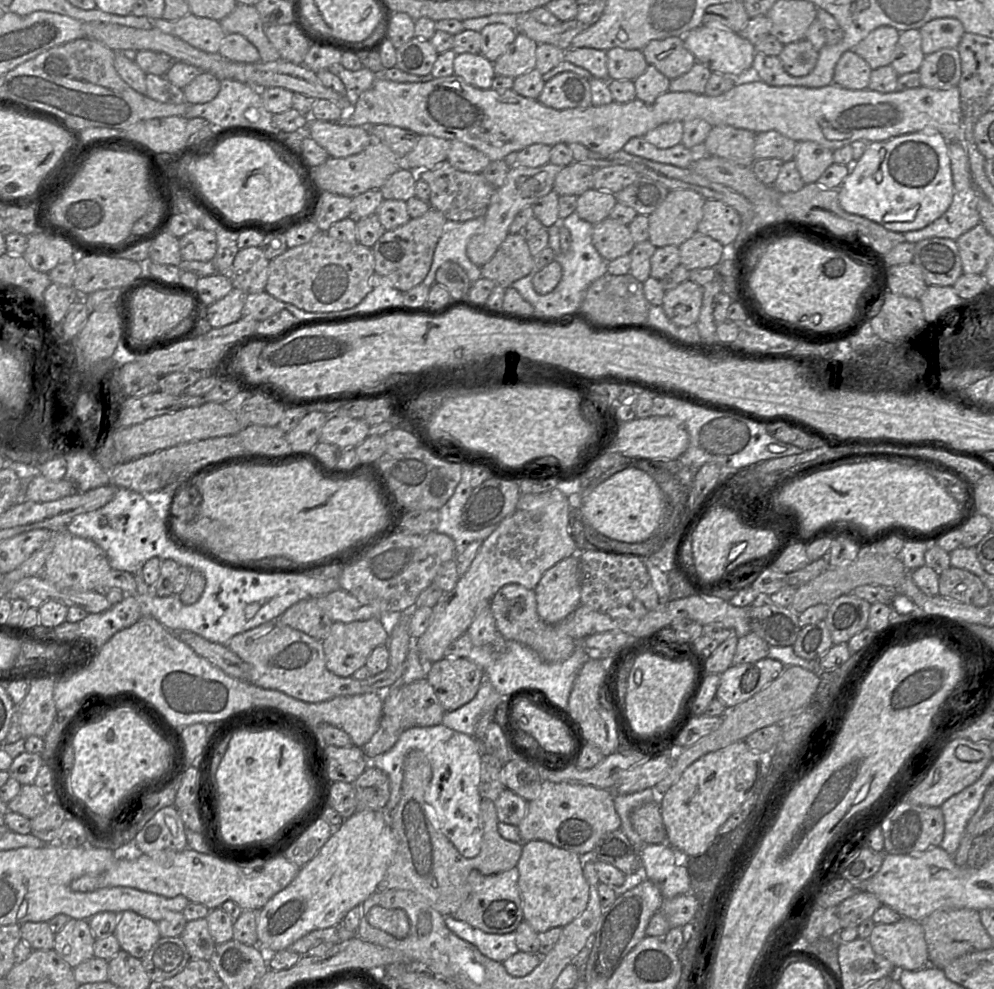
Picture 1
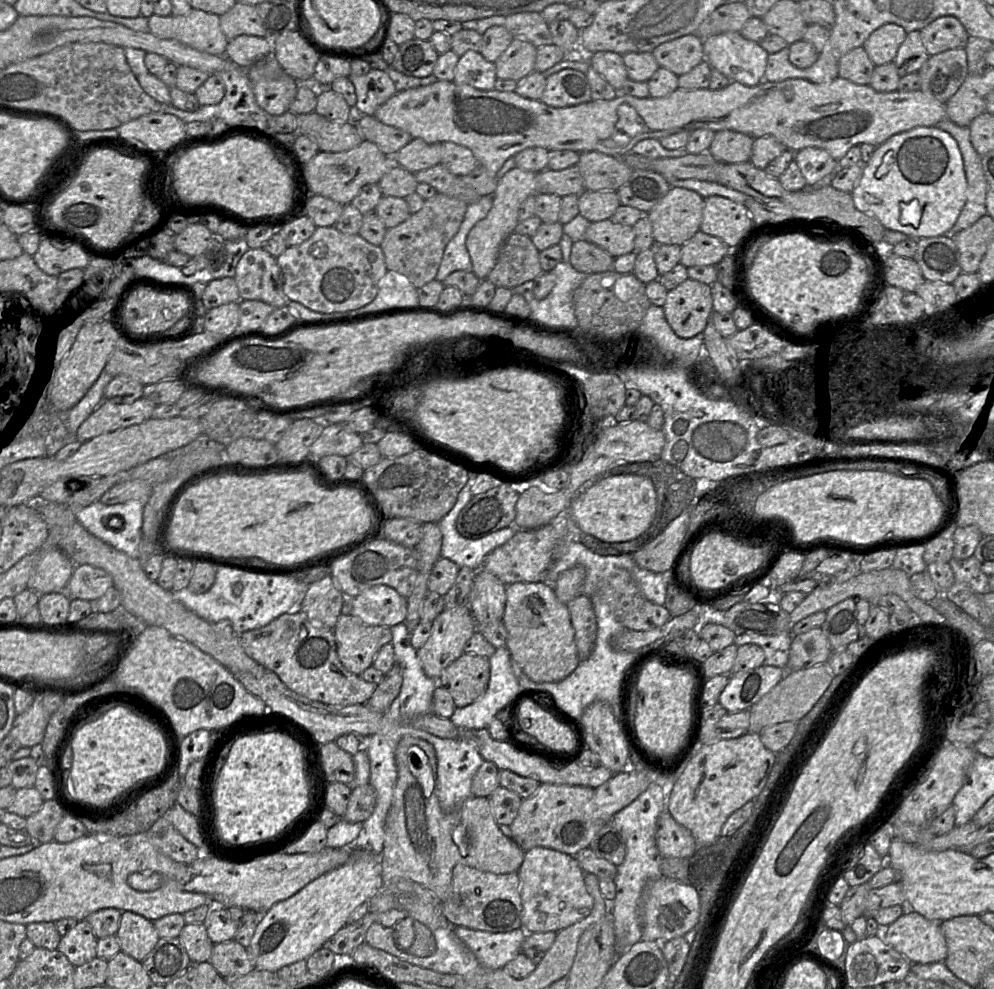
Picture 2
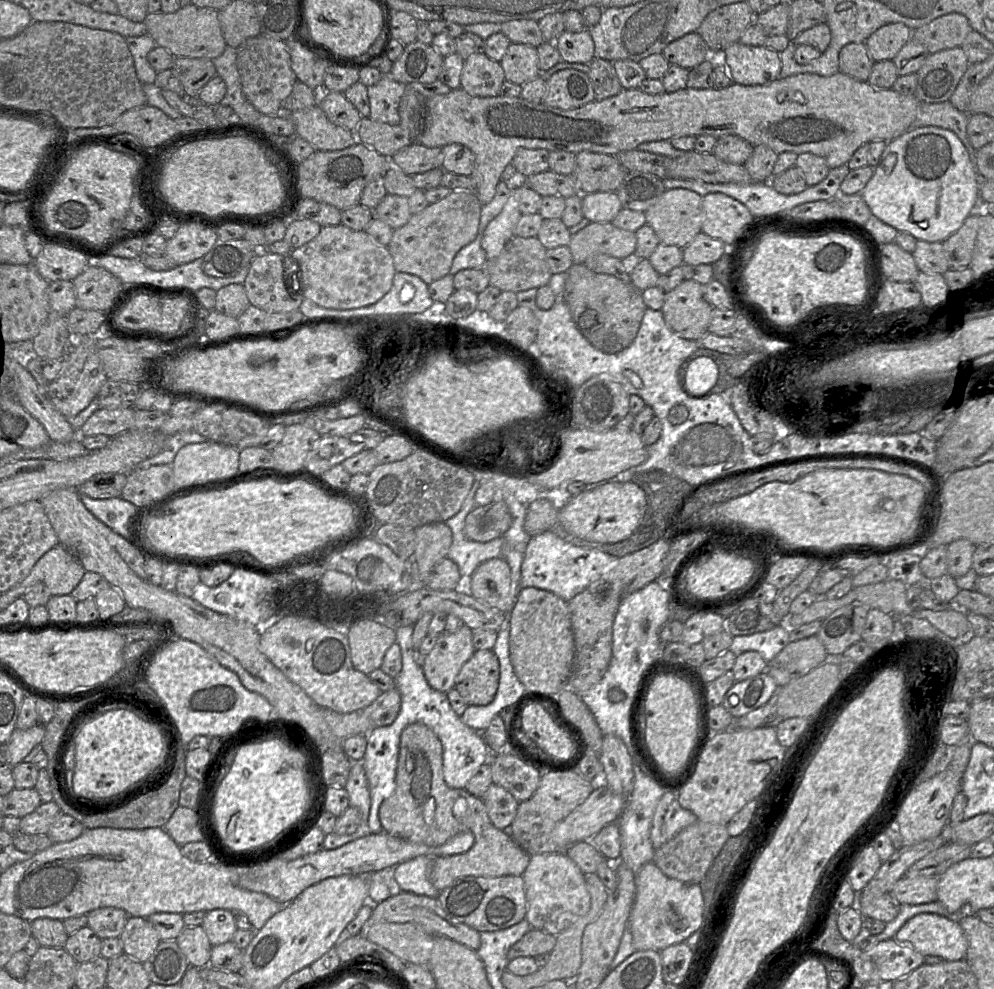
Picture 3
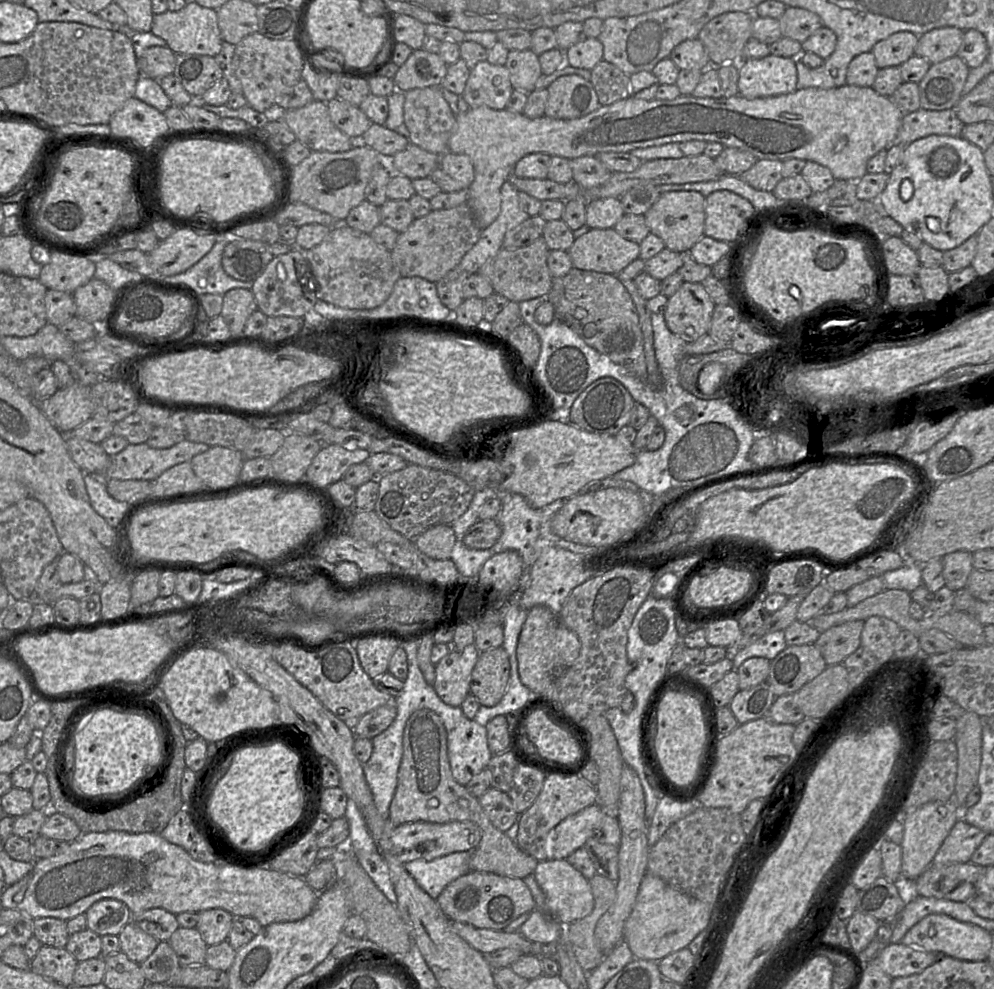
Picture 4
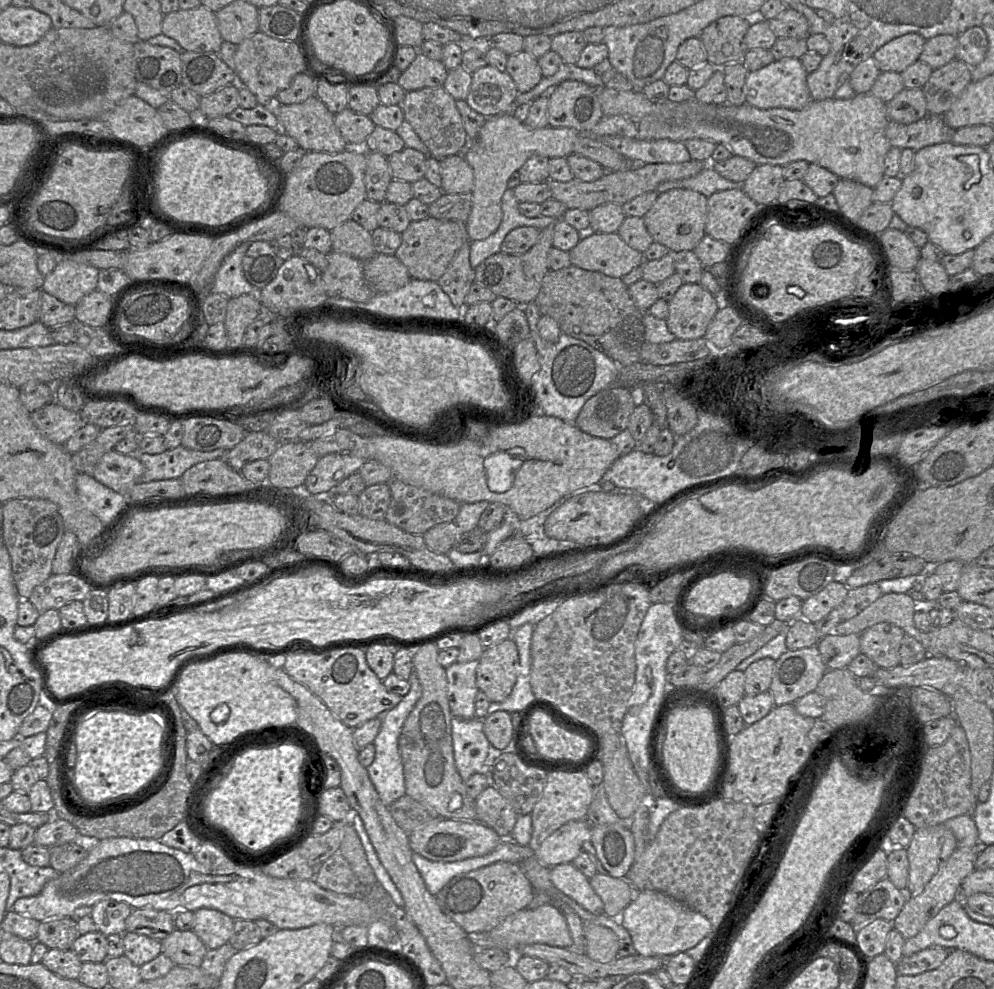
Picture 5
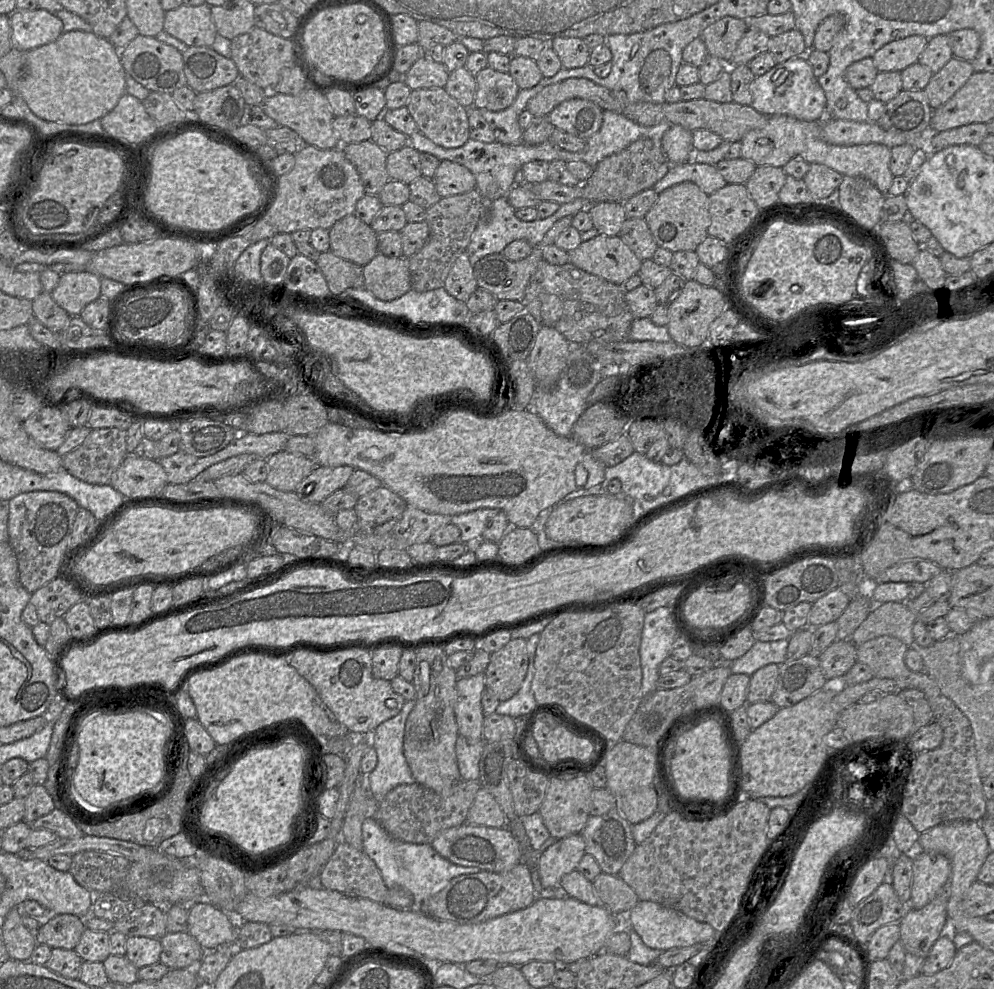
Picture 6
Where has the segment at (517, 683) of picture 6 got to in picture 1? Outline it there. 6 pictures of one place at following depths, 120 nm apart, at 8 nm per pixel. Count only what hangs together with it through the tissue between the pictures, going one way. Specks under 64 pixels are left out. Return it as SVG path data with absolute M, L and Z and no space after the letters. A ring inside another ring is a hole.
M444 658L427 664L426 680L445 712L470 702L477 694L484 670L465 658Z

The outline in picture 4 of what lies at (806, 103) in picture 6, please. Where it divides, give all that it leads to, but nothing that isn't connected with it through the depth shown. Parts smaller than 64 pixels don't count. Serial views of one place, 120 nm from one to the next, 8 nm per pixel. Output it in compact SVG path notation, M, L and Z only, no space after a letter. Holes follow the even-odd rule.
M768 55L738 62L739 95L754 99L788 94L797 90L796 58Z

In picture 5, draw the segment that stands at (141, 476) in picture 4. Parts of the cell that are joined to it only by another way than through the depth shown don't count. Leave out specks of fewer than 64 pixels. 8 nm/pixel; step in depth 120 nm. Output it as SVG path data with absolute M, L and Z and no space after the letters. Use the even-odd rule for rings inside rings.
M182 445L167 449L160 454L138 452L136 455L144 466L141 482L181 478L186 470L197 463L223 458L226 450L197 451Z

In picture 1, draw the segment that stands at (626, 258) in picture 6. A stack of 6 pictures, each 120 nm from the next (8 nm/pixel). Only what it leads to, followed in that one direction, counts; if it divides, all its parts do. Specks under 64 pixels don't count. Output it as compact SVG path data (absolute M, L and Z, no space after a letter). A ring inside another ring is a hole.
M609 217L593 225L592 242L606 262L630 254L636 244L628 226Z

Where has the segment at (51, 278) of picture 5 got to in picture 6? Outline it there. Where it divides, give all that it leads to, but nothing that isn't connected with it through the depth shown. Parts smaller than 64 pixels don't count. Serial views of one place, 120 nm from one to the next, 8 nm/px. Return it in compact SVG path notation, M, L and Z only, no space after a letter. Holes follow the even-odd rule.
M70 272L61 275L56 288L51 296L54 301L71 317L79 316L83 309L101 295L101 276L91 272Z

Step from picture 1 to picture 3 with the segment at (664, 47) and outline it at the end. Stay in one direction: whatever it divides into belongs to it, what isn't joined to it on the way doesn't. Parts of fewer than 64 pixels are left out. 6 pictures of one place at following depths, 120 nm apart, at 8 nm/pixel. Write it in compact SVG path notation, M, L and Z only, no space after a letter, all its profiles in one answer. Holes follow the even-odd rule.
M697 32L671 42L661 53L672 65L691 70L711 57L711 52L701 35Z

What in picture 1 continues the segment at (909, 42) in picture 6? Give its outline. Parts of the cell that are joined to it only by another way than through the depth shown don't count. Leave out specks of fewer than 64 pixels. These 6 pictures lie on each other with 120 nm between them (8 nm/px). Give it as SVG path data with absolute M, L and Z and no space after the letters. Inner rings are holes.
M880 26L871 31L853 51L862 57L872 70L891 65L900 32L893 27Z

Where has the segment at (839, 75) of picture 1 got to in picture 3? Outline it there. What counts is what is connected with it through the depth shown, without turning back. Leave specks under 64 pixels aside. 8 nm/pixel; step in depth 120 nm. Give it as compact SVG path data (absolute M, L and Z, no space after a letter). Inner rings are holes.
M849 44L839 54L839 72L858 81L867 82L874 65L865 44Z

